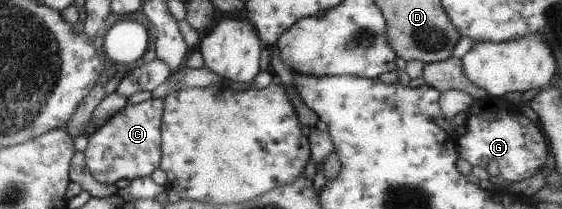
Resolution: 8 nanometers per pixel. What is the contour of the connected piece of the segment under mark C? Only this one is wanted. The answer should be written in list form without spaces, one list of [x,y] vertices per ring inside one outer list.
[[[155,97],[137,104],[127,104],[117,112],[107,124],[88,135],[89,143],[84,150],[87,169],[99,183],[115,184],[119,179],[137,179],[151,175],[160,168],[161,161],[161,125],[165,102],[163,97]]]

